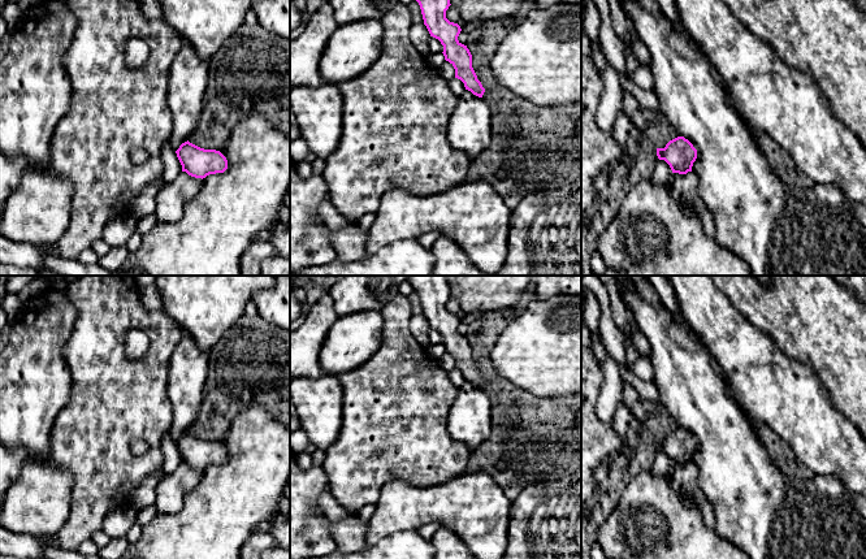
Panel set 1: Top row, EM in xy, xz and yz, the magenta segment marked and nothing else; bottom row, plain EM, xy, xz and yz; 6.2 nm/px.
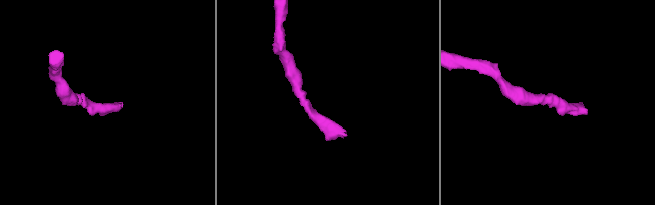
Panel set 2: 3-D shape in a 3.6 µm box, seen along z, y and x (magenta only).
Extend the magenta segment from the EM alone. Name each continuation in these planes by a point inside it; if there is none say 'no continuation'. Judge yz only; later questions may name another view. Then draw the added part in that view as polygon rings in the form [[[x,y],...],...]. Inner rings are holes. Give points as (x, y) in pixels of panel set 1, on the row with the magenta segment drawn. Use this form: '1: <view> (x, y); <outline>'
no continuation

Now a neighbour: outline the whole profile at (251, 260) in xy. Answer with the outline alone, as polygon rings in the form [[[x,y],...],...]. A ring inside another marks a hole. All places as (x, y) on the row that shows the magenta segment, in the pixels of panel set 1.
[[[256,239],[241,257],[242,276],[260,276],[261,263],[276,255],[276,248],[270,240]]]

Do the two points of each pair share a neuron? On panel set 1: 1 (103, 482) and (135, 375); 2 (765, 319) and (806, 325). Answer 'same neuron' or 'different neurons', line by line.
1: same neuron
2: same neuron

